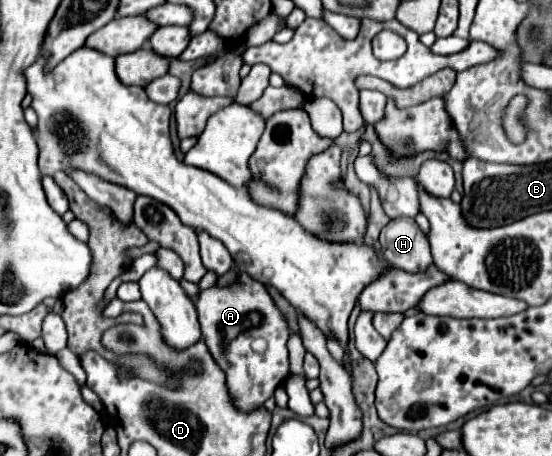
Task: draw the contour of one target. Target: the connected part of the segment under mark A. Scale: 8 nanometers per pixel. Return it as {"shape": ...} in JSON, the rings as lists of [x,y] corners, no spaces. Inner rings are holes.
{"shape":[[[238,272],[238,286],[212,286],[208,290],[202,290],[196,302],[196,310],[206,344],[212,356],[218,360],[218,366],[226,372],[228,388],[234,396],[234,402],[238,402],[242,410],[262,406],[274,394],[276,386],[280,386],[280,382],[284,382],[284,378],[288,378],[290,374],[290,360],[286,348],[290,326],[286,322],[286,316],[274,304],[266,286],[256,280],[250,280],[250,276],[244,276],[244,272]],[[254,338],[264,338],[268,342],[264,354],[256,354],[252,350],[250,342]]]}

